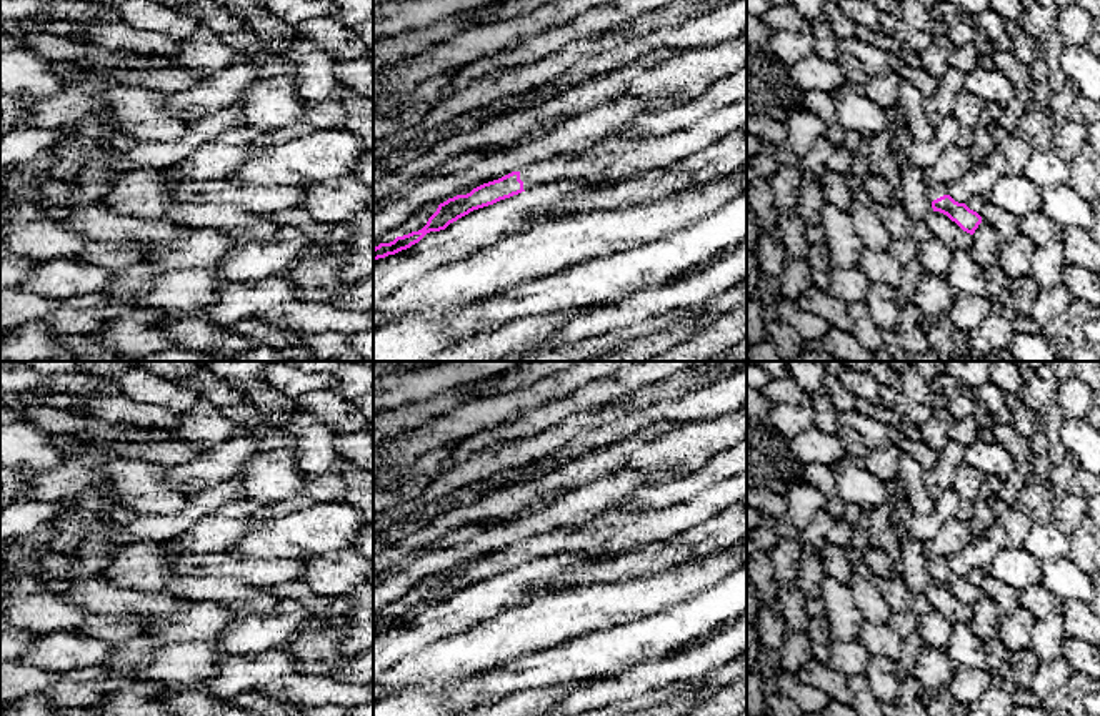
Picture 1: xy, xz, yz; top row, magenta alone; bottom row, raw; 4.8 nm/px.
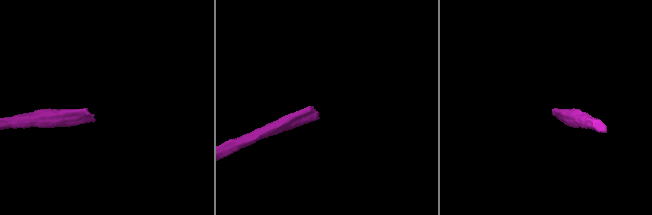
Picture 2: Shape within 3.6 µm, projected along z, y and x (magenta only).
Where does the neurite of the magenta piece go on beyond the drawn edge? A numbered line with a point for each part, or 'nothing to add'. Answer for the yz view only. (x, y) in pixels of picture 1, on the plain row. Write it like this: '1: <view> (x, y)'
1: yz (935, 563)

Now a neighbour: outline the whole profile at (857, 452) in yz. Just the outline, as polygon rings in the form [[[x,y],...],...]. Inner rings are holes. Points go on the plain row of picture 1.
[[[842,425],[837,431],[837,438],[845,446],[847,458],[850,458],[857,466],[863,468],[868,448],[863,445],[862,436],[848,425]]]

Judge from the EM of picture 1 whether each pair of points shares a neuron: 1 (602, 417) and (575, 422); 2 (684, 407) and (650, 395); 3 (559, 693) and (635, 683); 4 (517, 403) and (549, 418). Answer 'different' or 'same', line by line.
1: same
2: different
3: different
4: different

